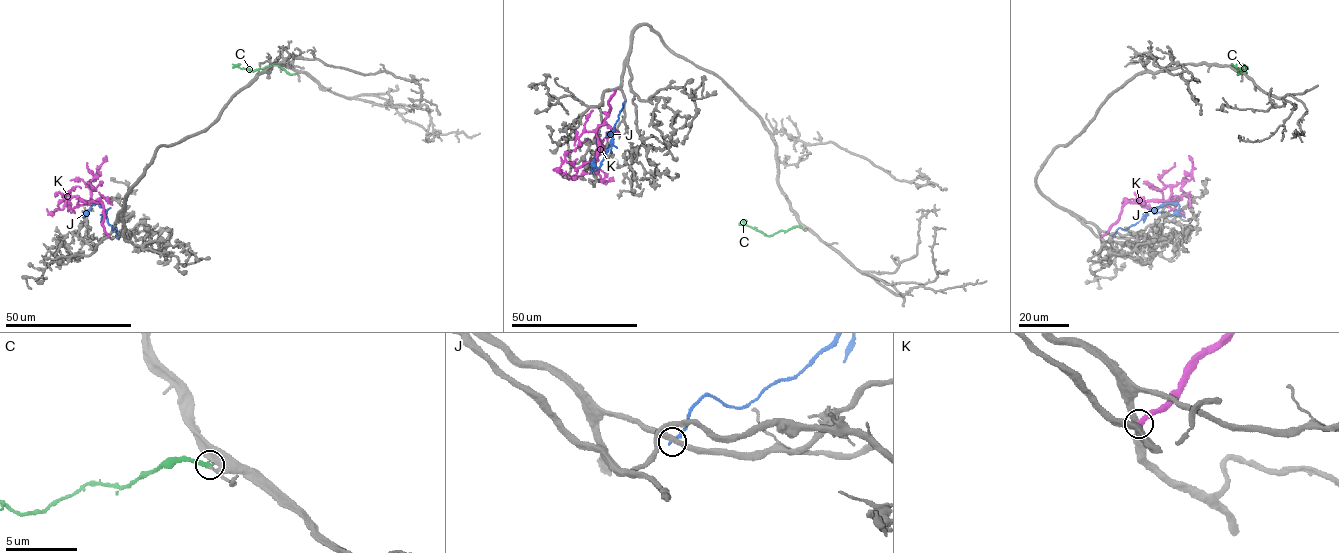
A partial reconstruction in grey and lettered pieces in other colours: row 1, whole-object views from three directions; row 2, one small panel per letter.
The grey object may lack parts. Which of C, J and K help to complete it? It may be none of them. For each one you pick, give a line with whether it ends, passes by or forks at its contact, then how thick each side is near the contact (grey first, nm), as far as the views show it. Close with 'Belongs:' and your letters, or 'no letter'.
C: It ends there. Thickness 180 nm (grey) against 320 nm
Belongs: C

